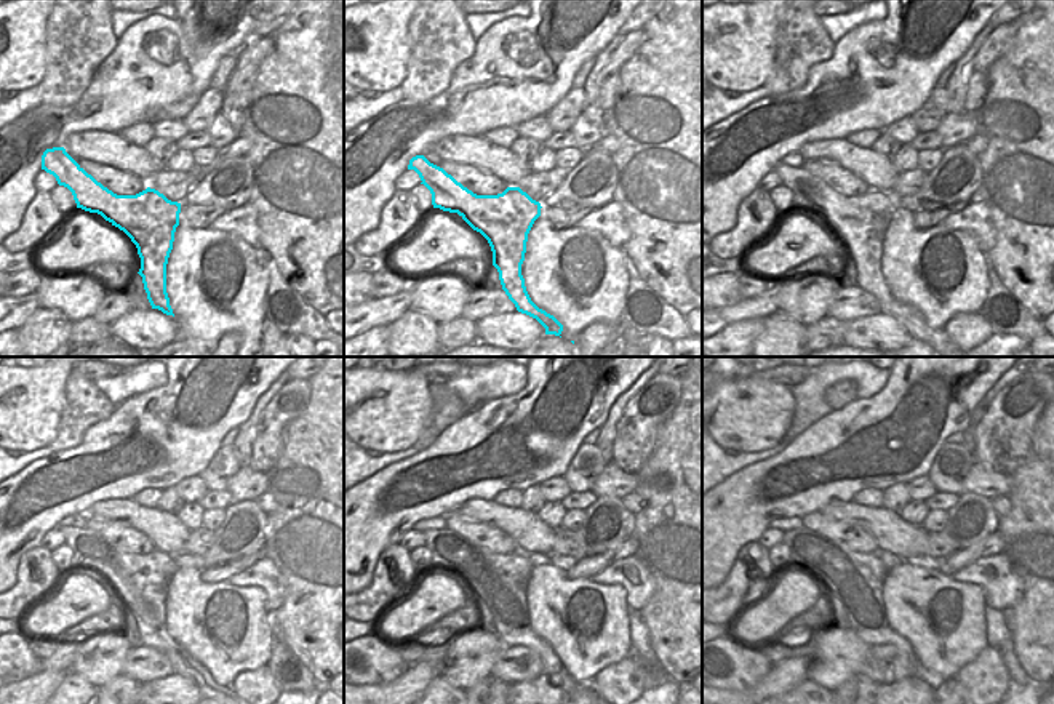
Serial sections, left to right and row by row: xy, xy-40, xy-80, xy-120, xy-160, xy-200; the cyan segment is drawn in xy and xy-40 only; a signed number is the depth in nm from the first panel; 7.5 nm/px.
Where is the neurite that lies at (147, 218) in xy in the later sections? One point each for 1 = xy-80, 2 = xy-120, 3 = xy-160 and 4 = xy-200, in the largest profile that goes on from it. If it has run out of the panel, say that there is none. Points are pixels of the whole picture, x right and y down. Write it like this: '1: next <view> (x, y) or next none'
1: next xy-80 (861, 221)
2: next xy-120 (141, 581)
3: next xy-160 (499, 581)
4: next xy-200 (856, 580)

